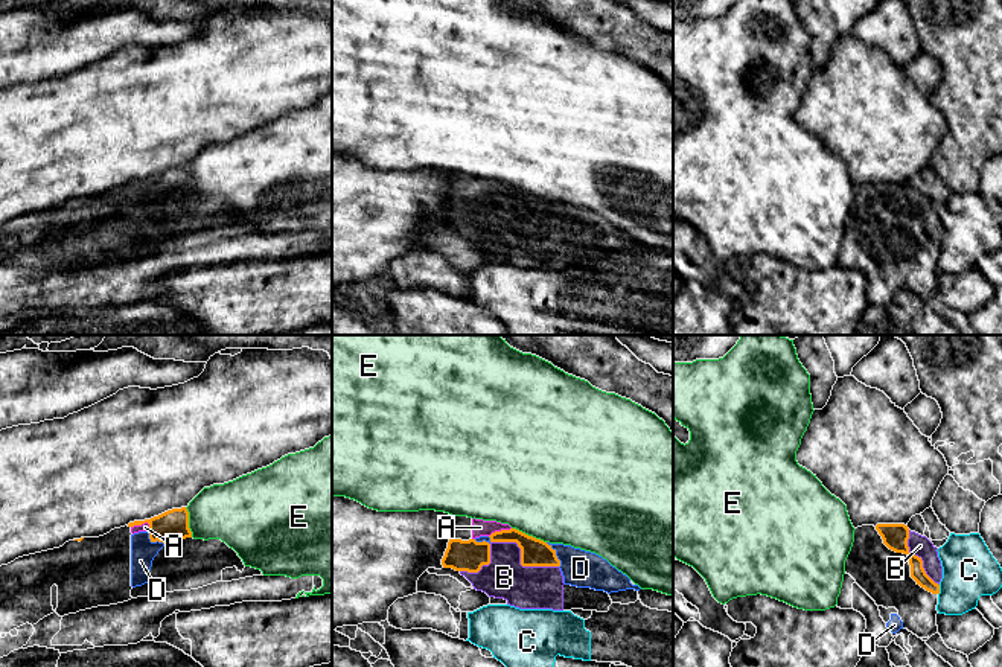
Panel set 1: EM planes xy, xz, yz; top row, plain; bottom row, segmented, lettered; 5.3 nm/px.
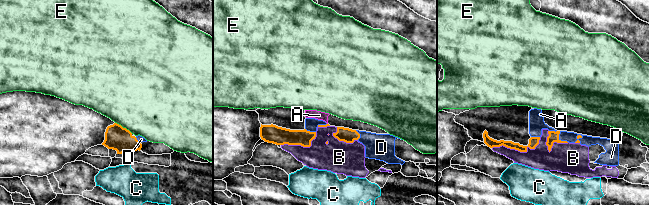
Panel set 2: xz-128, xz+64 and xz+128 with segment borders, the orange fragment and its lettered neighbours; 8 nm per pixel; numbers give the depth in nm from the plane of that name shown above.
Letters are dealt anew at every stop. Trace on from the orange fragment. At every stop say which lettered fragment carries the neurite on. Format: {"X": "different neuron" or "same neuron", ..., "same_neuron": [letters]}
{"A": "same neuron", "B": "same neuron", "C": "different neuron", "D": "same neuron", "E": "different neuron", "same_neuron": ["A", "B", "D"]}

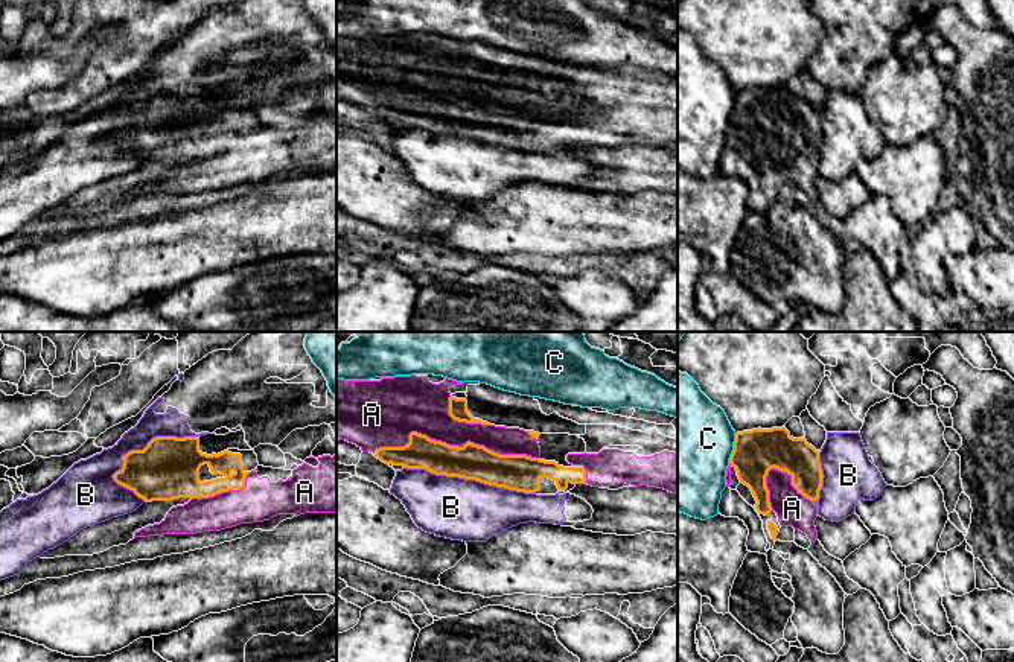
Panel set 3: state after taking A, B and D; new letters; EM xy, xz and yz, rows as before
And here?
{"A": "same neuron", "B": "different neuron", "C": "different neuron", "same_neuron": ["A"]}

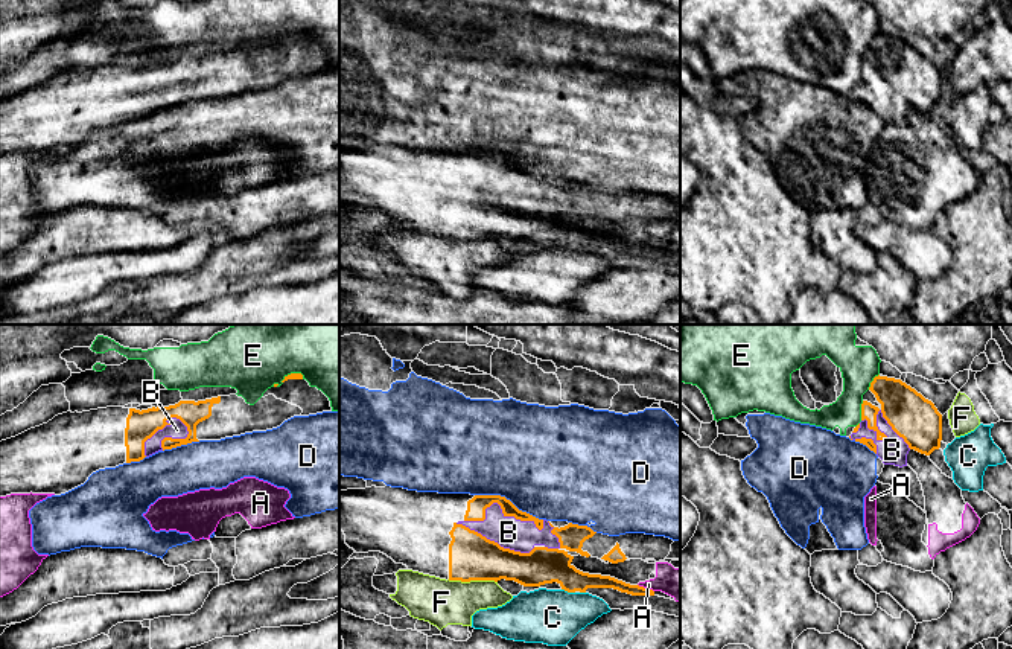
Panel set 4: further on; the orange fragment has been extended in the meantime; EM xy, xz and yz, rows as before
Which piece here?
{"A": "different neuron", "B": "same neuron", "C": "different neuron", "D": "different neuron", "E": "different neuron", "F": "different neuron", "same_neuron": ["B"]}

